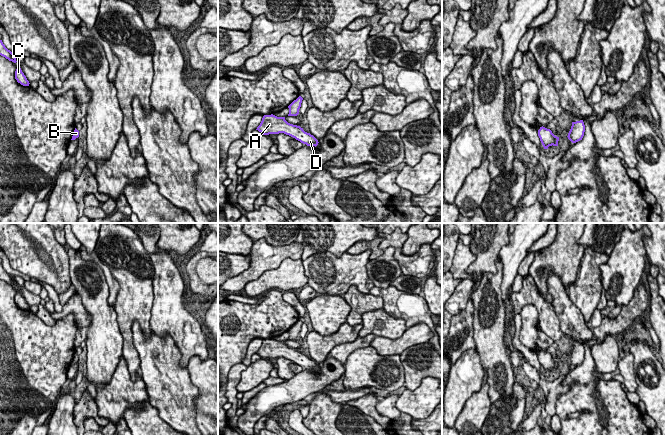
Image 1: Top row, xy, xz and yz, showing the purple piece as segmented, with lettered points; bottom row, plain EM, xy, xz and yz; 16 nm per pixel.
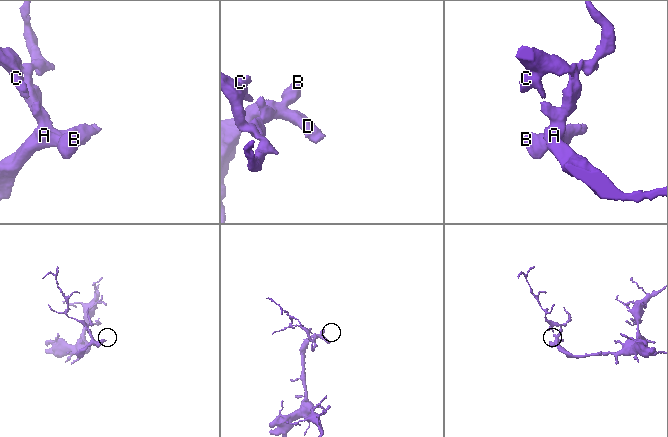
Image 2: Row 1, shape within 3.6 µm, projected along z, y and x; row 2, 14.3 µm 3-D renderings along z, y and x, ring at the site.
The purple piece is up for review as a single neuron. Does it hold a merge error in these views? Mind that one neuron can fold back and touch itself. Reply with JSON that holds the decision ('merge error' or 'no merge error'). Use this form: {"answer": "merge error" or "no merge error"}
{"answer": "no merge error"}

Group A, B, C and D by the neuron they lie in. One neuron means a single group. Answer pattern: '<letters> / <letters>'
A B C D

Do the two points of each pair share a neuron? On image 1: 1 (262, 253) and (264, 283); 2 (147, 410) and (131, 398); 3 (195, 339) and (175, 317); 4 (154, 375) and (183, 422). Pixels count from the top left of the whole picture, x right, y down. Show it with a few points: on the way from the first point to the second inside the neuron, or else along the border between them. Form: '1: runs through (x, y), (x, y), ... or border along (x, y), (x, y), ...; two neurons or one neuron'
1: border along (283, 260), (276, 268), (265, 270), (244, 287); two neurons
2: border along (148, 401), (139, 408), (128, 408), (123, 417); two neurons
3: runs through (188, 337), (182, 333), (179, 324); one neuron
4: runs through (161, 387), (176, 404), (178, 410); one neuron

